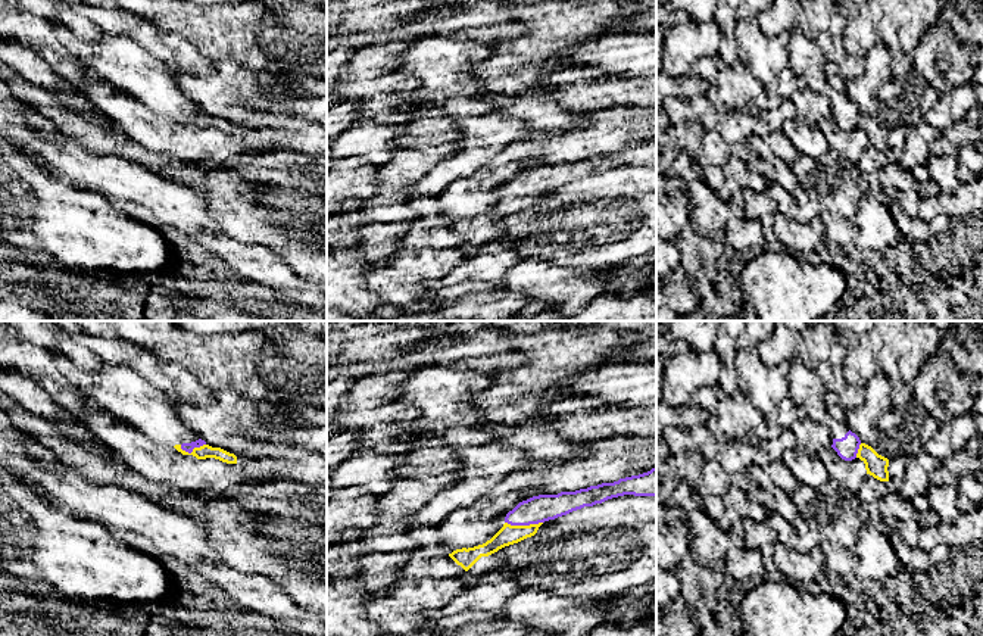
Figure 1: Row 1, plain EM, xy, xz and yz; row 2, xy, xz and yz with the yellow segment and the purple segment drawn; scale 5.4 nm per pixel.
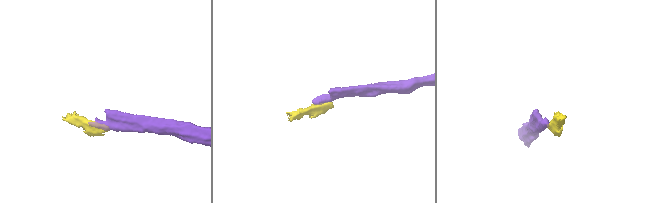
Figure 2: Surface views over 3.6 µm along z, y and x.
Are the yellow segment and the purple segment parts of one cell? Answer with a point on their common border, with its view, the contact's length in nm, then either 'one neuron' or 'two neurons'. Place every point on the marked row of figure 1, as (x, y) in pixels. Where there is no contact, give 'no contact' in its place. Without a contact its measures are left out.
xz (524, 526) | 200 nm | two neurons

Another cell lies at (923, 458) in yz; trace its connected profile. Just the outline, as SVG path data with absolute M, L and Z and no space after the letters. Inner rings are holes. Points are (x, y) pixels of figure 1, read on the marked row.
M920 450L915 456L908 458L904 480L895 489L905 501L912 501L915 495L931 487L929 474L939 465L940 462L929 452Z

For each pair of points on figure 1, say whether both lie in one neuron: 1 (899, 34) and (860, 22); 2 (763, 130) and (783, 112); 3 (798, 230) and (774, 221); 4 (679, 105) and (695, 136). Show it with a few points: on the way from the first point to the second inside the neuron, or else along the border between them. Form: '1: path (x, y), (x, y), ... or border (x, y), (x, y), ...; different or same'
1: path (889, 34), (870, 33); same
2: path (767, 125), (779, 115); same
3: path (792, 230), (780, 227); same
4: path (679, 112), (687, 128); same

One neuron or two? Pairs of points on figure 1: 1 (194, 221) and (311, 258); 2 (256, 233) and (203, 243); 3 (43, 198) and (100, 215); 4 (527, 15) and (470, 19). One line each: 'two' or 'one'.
1: one
2: two
3: one
4: one

